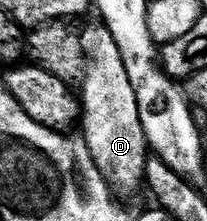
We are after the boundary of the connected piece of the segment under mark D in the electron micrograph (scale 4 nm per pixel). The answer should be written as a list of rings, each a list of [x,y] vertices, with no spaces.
[[[97,26],[81,30],[79,34],[86,56],[85,75],[81,82],[81,127],[94,171],[103,178],[110,195],[123,203],[133,199],[141,188],[143,190],[147,180],[149,145],[141,124],[135,90],[125,72],[121,54],[111,32]]]

